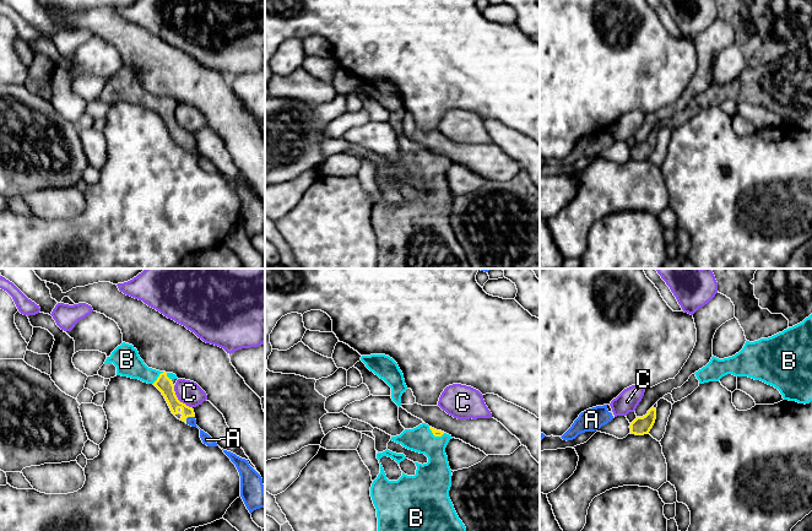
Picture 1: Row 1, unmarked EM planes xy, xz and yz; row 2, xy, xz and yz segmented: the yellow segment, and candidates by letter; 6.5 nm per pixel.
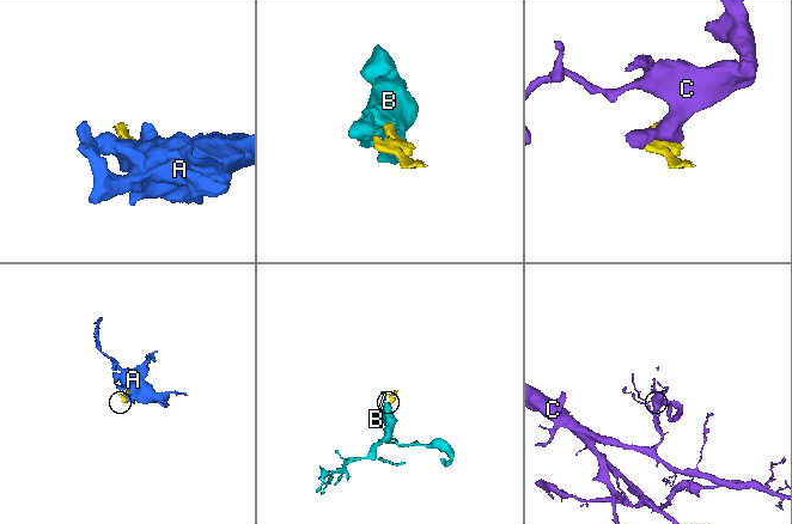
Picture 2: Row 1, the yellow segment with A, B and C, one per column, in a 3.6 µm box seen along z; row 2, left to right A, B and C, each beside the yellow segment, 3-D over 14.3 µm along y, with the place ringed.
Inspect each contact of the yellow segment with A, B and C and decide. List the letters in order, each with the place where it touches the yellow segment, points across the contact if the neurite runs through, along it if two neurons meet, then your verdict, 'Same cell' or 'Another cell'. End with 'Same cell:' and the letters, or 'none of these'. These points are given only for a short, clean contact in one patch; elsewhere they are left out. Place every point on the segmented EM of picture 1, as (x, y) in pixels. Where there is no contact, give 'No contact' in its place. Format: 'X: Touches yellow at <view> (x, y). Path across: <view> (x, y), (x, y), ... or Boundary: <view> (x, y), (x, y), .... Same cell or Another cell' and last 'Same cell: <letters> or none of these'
A: Touches yellow at xy (188, 416). Same cell
B: Touches yellow at xy (158, 377). Path across: xy (163, 383), (158, 377), (142, 373), (126, 359). Same cell
C: Touches yellow at xy (177, 399). Boundary: xy (173, 385), (176, 396), (191, 407). Another cell
Same cell: A, B

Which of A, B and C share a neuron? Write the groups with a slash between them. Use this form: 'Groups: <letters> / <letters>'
Groups: A B / C

